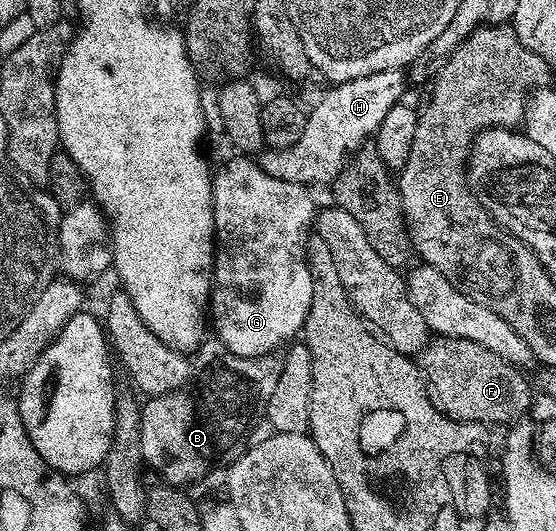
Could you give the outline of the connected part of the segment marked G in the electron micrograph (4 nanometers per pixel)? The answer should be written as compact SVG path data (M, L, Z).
M237 155L234 161L229 161L221 170L212 174L213 178L213 236L215 238L215 252L213 254L213 291L209 294L208 312L211 314L211 329L217 332L217 337L234 353L238 359L247 357L264 357L277 351L281 344L292 342L293 337L305 328L305 320L313 302L311 291L311 271L307 256L307 238L311 233L311 226L315 221L315 208L313 197L304 185L287 183L283 179L275 179L275 175L267 175L256 160L245 155Z

